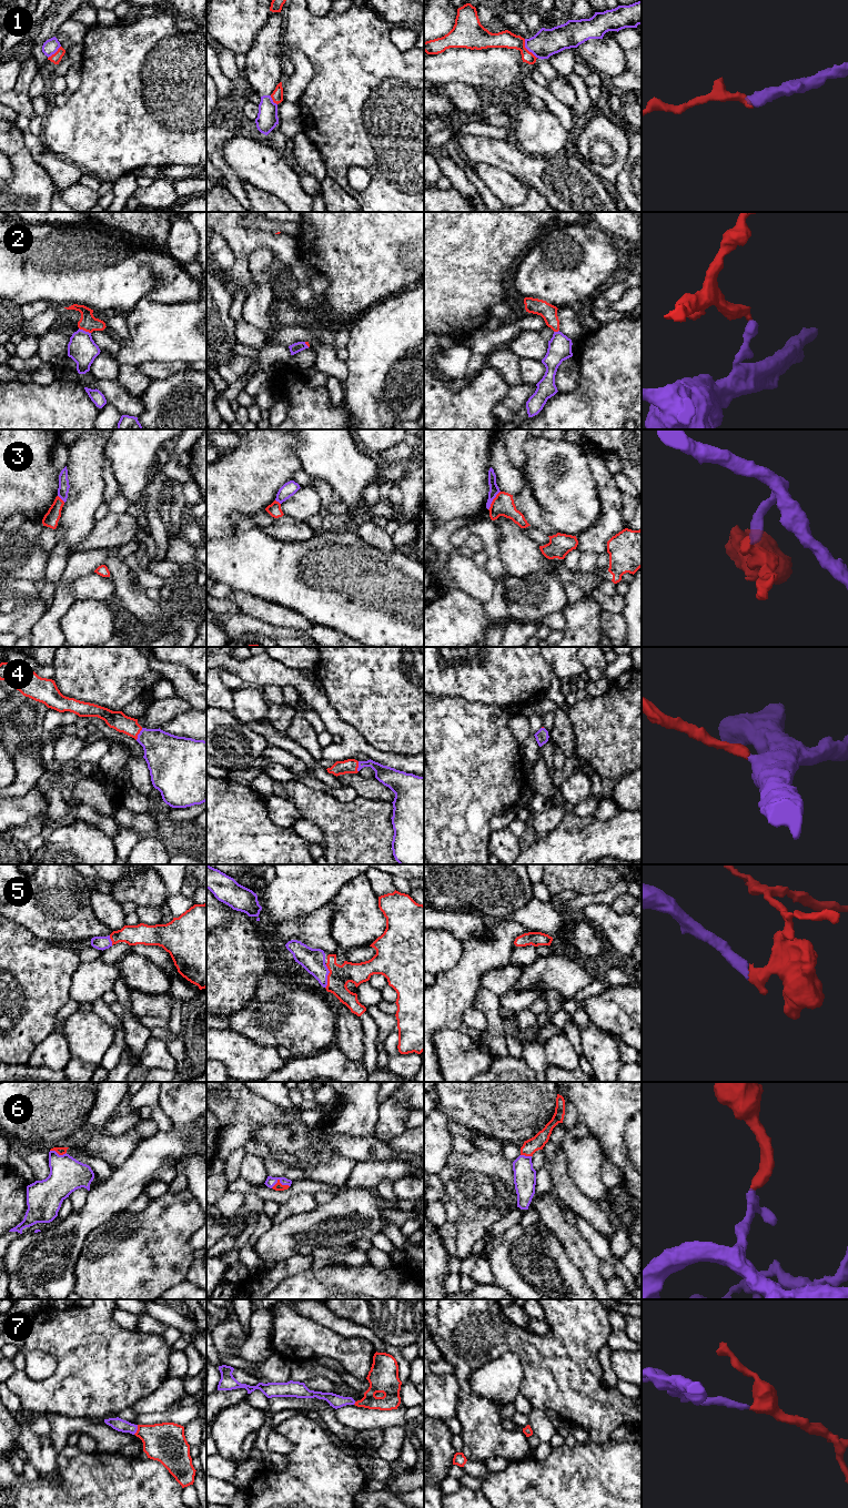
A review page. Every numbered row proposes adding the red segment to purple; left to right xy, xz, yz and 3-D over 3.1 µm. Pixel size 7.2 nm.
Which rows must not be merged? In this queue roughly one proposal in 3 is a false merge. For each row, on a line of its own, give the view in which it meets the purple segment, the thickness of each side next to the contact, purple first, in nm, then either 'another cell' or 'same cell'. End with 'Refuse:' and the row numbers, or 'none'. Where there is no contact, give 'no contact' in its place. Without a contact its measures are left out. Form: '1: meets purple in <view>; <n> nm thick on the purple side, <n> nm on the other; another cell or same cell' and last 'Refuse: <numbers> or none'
1: meets purple in yz; 200 nm thick on the purple side, 130 nm on the other; another cell
2: meets purple in xy; 200 nm thick on the purple side, 120 nm on the other; another cell
3: meets purple in yz; 70 nm thick on the purple side, 160 nm on the other; another cell
4: meets purple in xy; 300 nm thick on the purple side, 140 nm on the other; same cell
5: meets purple in xz; 180 nm thick on the purple side, 160 nm on the other; same cell
6: meets purple in xz; 70 nm thick on the purple side, 60 nm on the other; same cell
7: meets purple in xy; 90 nm thick on the purple side, 280 nm on the other; same cell
Refuse: 1, 2, 3

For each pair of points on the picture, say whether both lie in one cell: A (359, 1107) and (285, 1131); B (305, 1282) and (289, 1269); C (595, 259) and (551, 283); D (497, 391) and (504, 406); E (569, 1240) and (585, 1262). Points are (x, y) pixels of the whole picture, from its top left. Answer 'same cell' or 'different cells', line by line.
A: different cells
B: different cells
C: same cell
D: different cells
E: same cell

